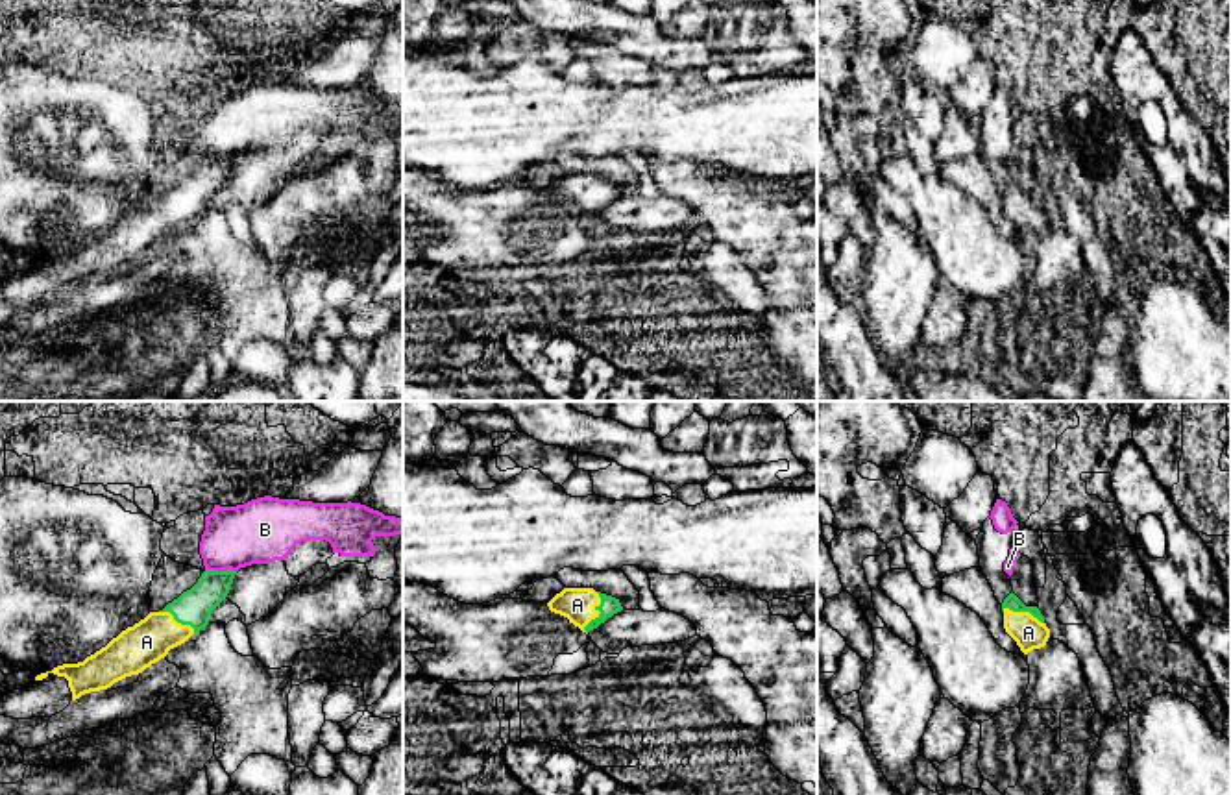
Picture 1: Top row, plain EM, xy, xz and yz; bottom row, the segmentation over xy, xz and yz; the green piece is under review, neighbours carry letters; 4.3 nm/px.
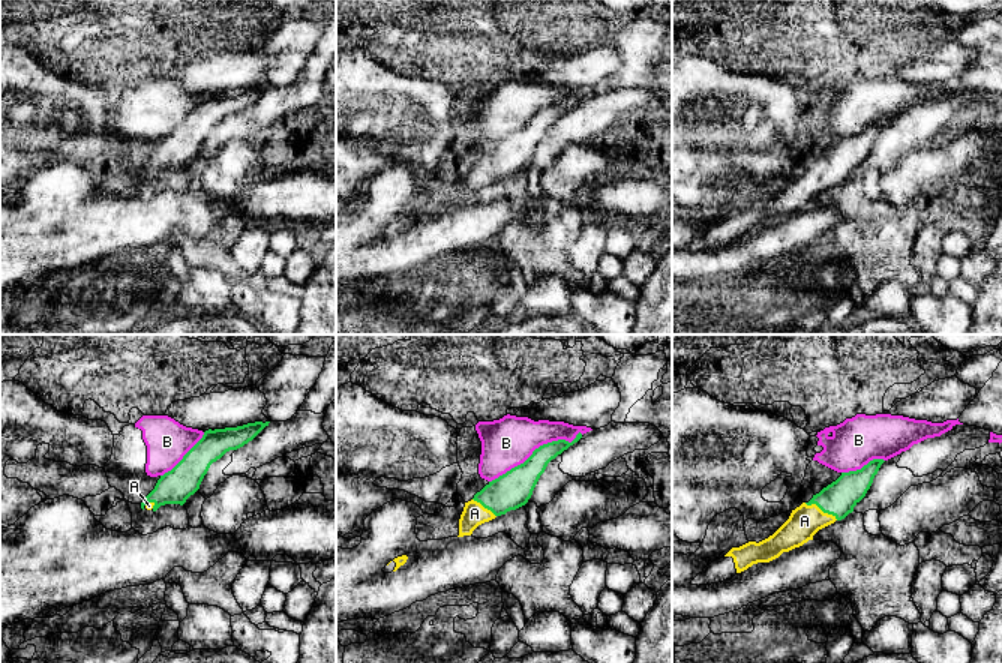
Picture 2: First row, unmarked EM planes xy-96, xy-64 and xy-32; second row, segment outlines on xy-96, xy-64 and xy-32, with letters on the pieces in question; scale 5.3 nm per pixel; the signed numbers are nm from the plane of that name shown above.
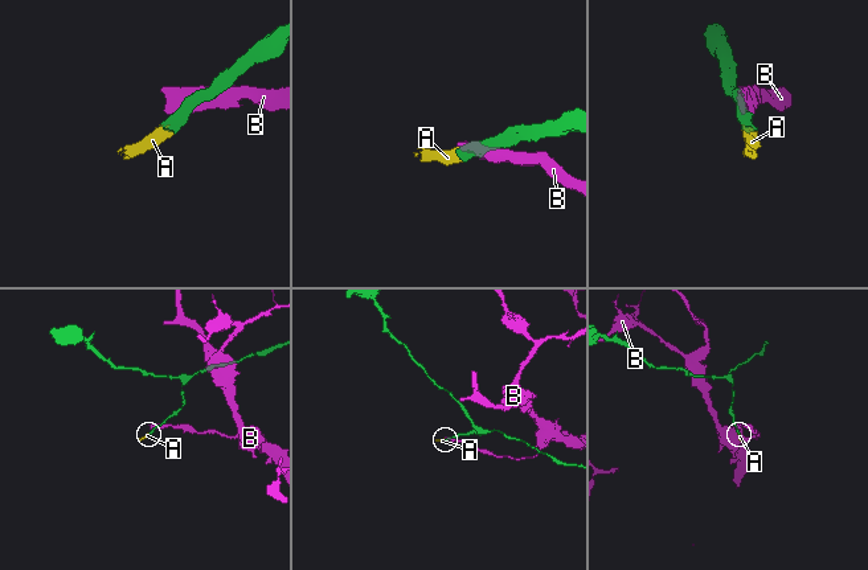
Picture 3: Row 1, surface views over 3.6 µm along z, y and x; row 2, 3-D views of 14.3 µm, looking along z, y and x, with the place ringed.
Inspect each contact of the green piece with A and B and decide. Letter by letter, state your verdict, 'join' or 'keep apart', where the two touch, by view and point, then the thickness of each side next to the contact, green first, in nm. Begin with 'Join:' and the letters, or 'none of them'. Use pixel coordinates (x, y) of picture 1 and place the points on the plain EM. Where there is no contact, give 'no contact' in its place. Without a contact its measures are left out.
Join: A
A: join | xz (599, 196) | 80/150 nm
B: keep apart | xy (220, 158) | 160/280 nm

